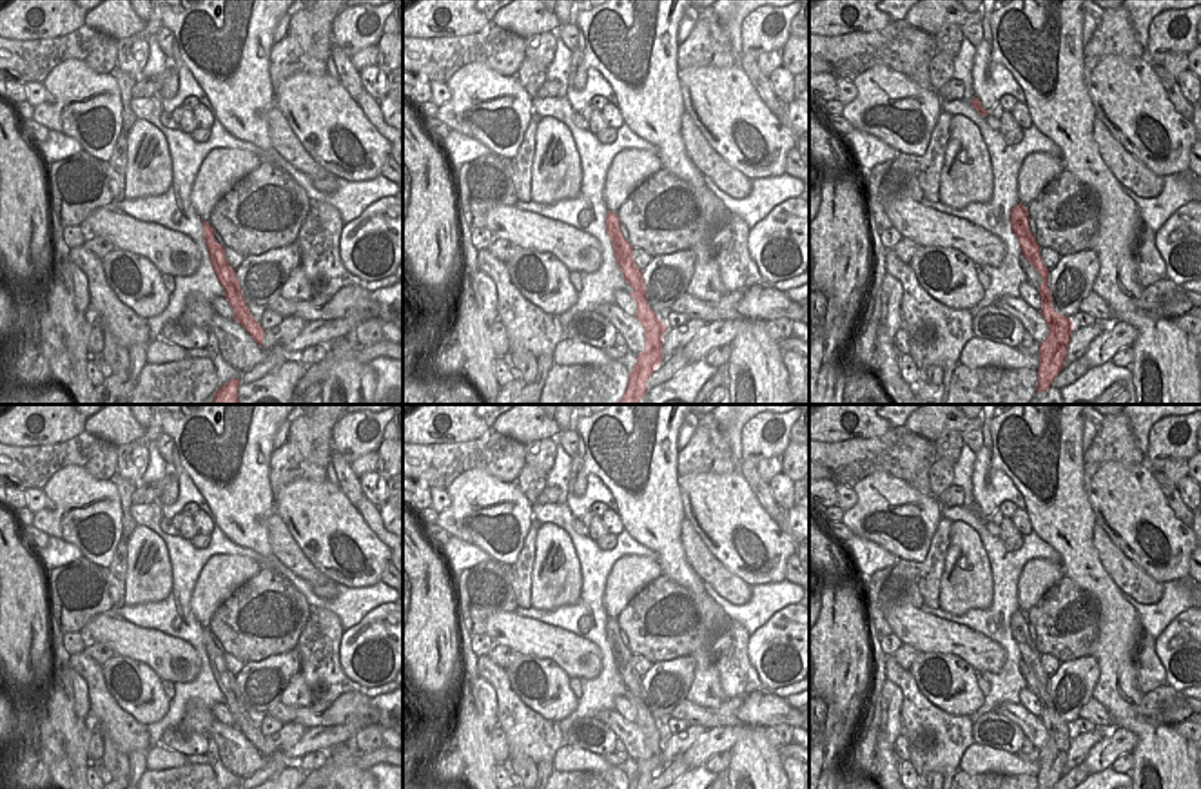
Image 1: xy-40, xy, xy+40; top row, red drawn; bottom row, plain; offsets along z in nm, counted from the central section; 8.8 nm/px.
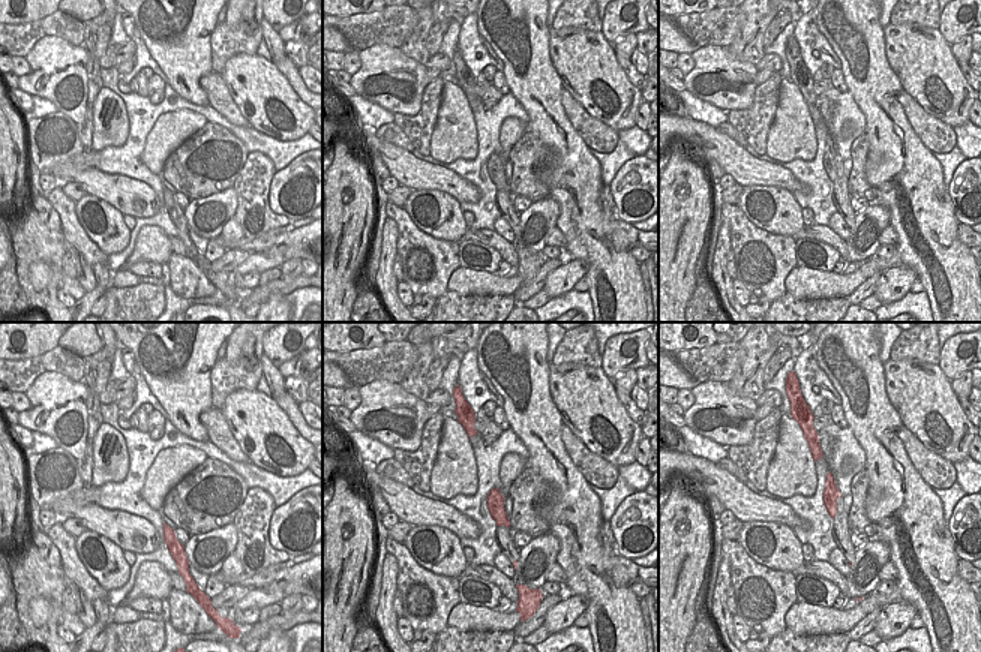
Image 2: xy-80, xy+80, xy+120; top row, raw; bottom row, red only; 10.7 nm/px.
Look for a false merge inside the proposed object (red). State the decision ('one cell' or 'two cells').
two cells

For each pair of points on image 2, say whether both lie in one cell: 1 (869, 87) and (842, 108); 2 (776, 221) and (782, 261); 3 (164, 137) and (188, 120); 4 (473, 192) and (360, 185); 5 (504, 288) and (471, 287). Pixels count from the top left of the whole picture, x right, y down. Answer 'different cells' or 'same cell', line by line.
1: different cells
2: different cells
3: same cell
4: different cells
5: same cell

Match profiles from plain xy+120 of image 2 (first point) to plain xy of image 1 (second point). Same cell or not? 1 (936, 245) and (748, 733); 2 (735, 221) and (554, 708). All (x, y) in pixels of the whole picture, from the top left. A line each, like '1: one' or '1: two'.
1: one
2: two

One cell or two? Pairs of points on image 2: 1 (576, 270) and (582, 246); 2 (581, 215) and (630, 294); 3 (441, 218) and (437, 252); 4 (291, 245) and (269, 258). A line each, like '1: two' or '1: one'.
1: two
2: one
3: two
4: one

